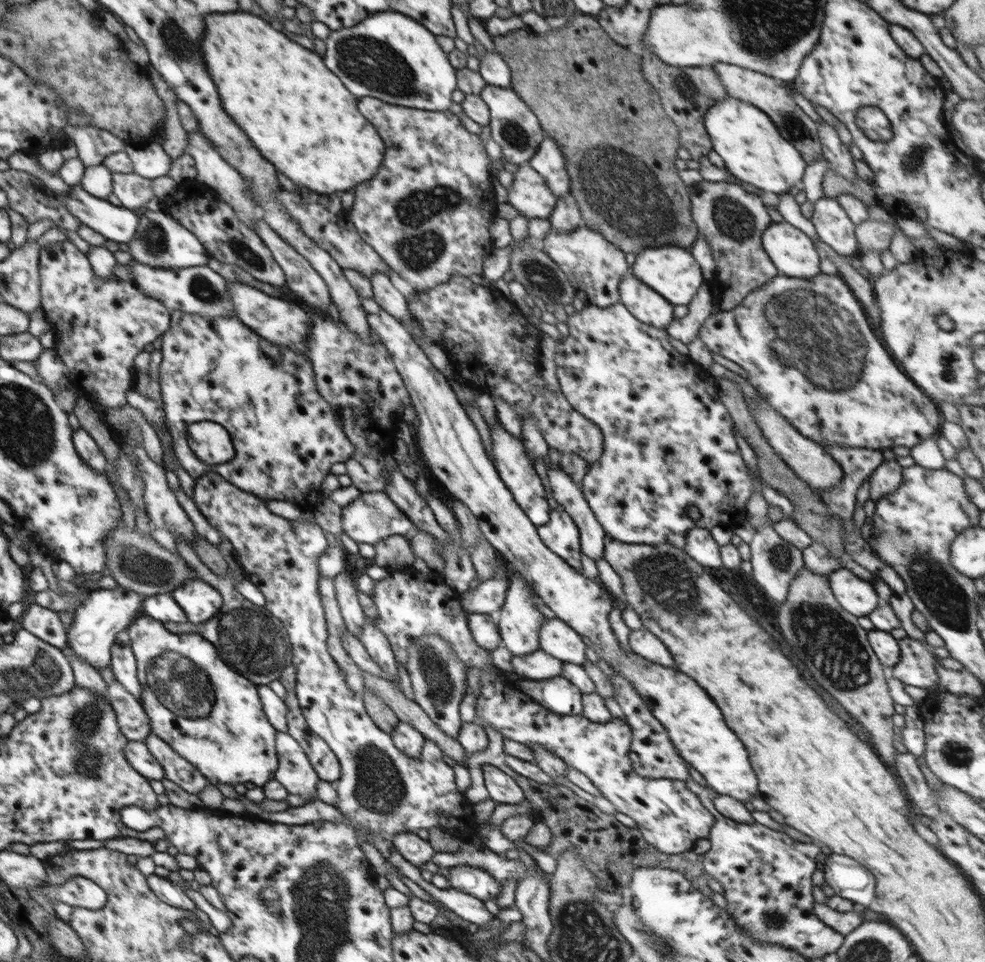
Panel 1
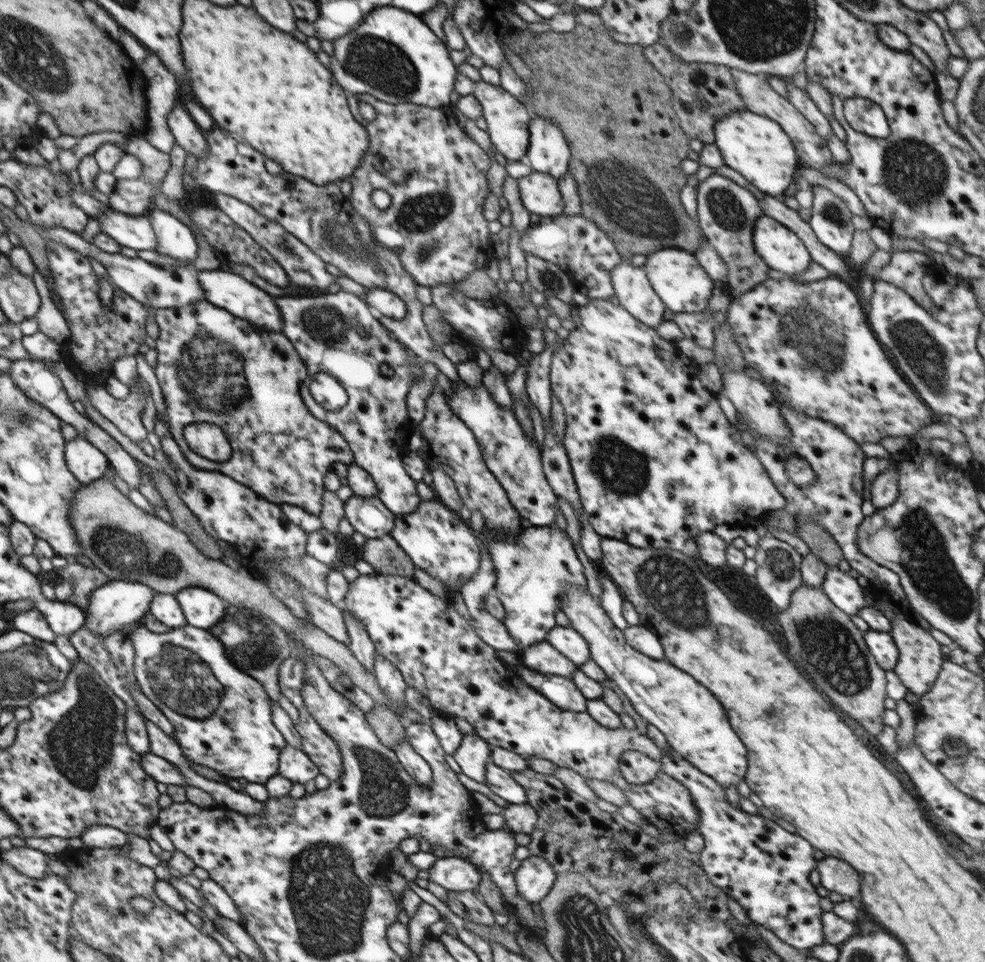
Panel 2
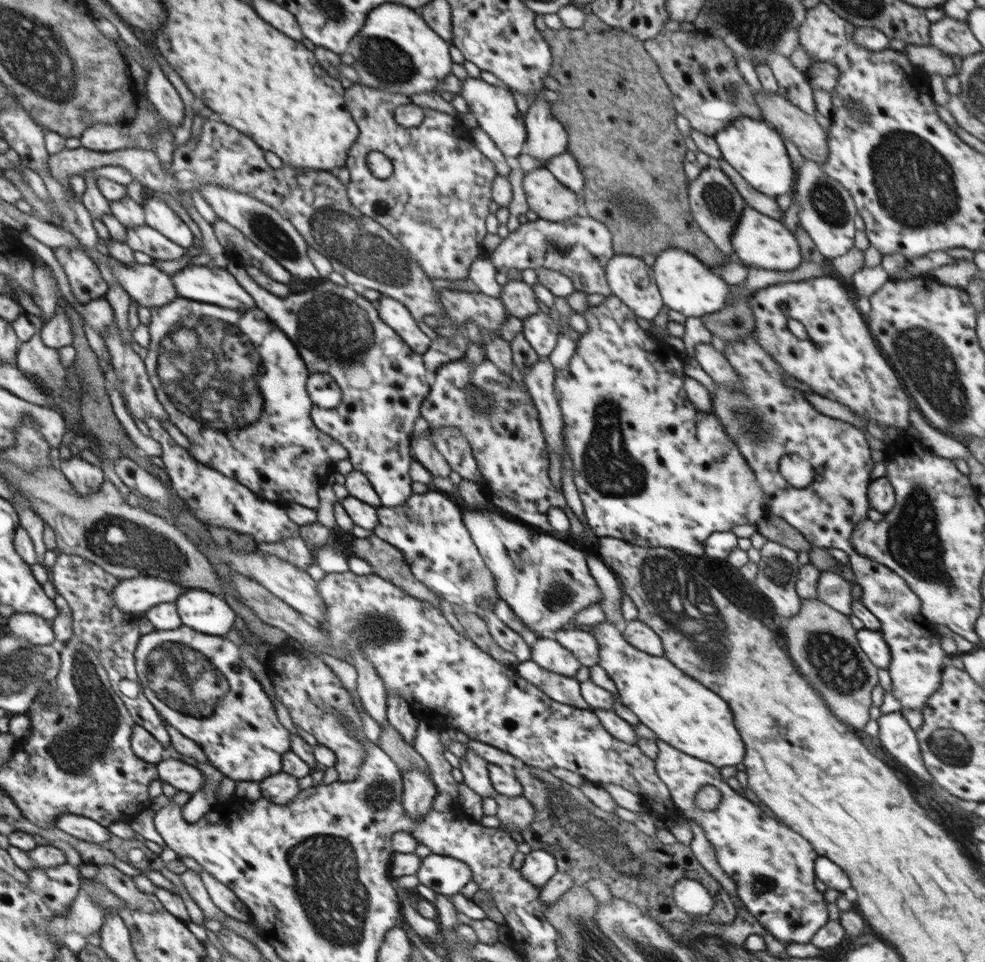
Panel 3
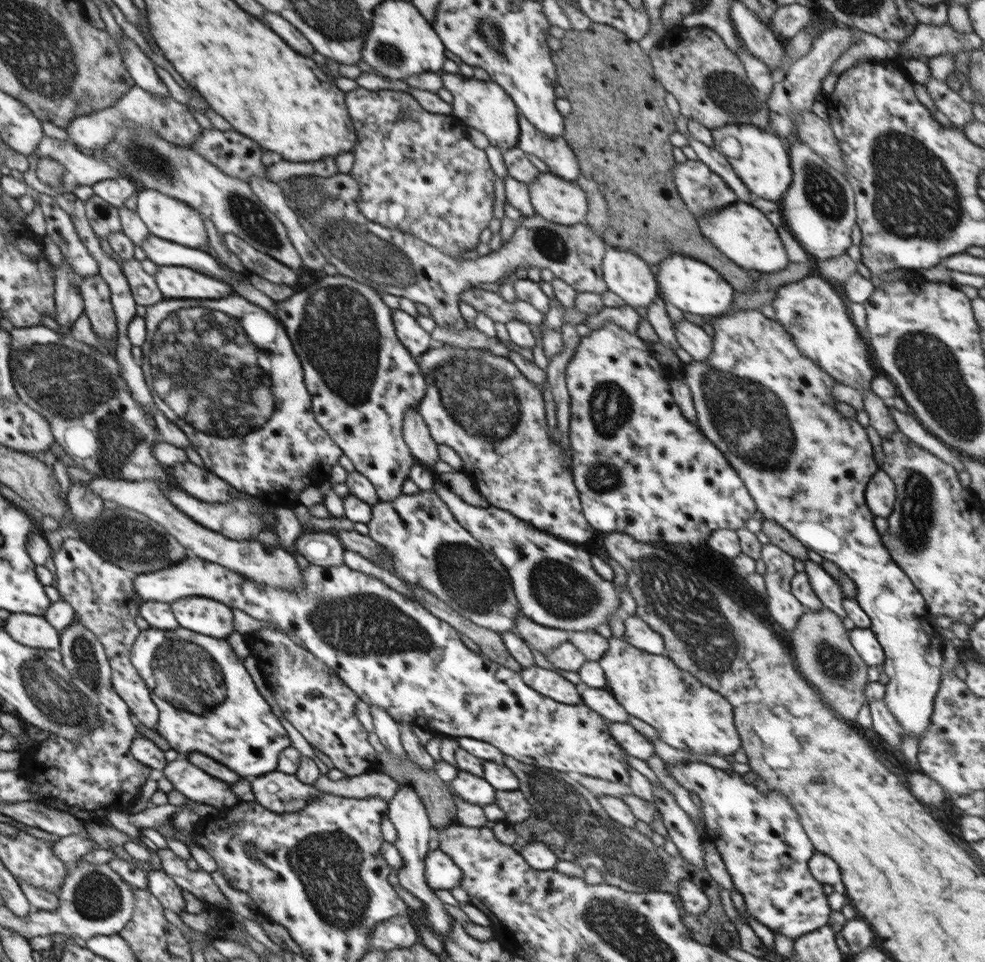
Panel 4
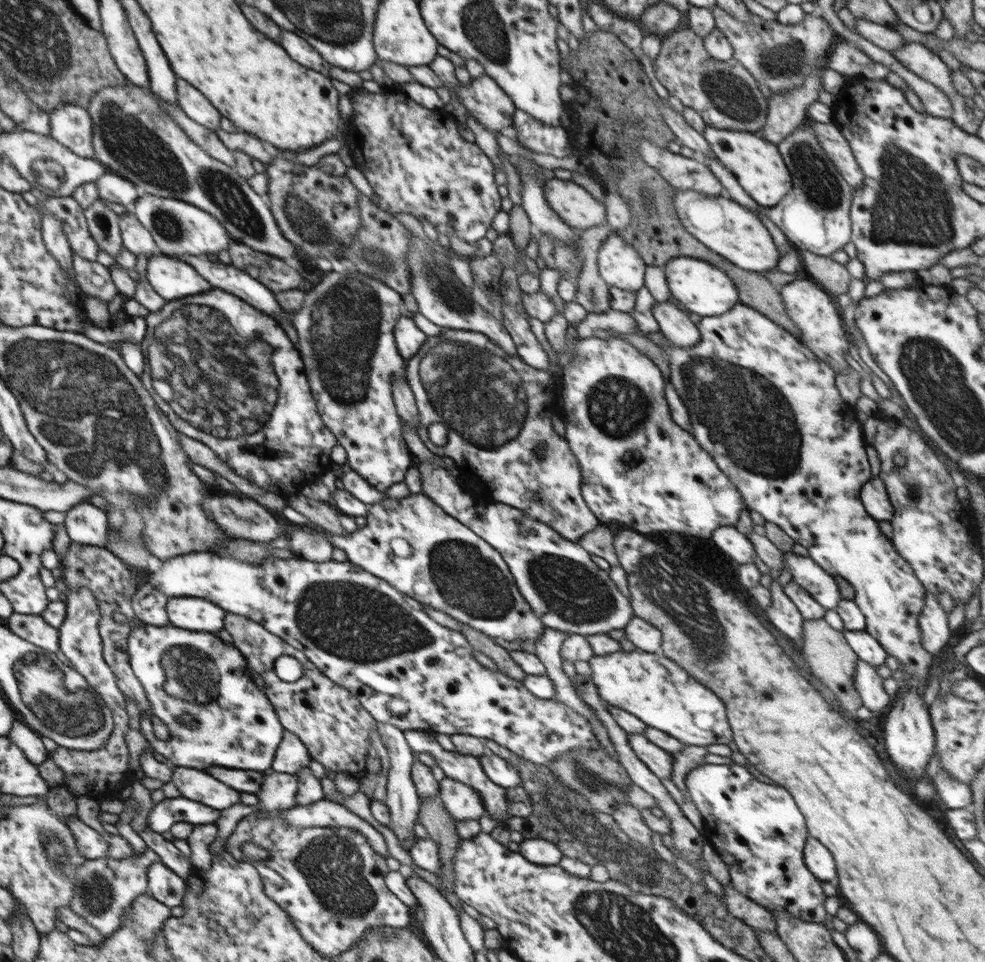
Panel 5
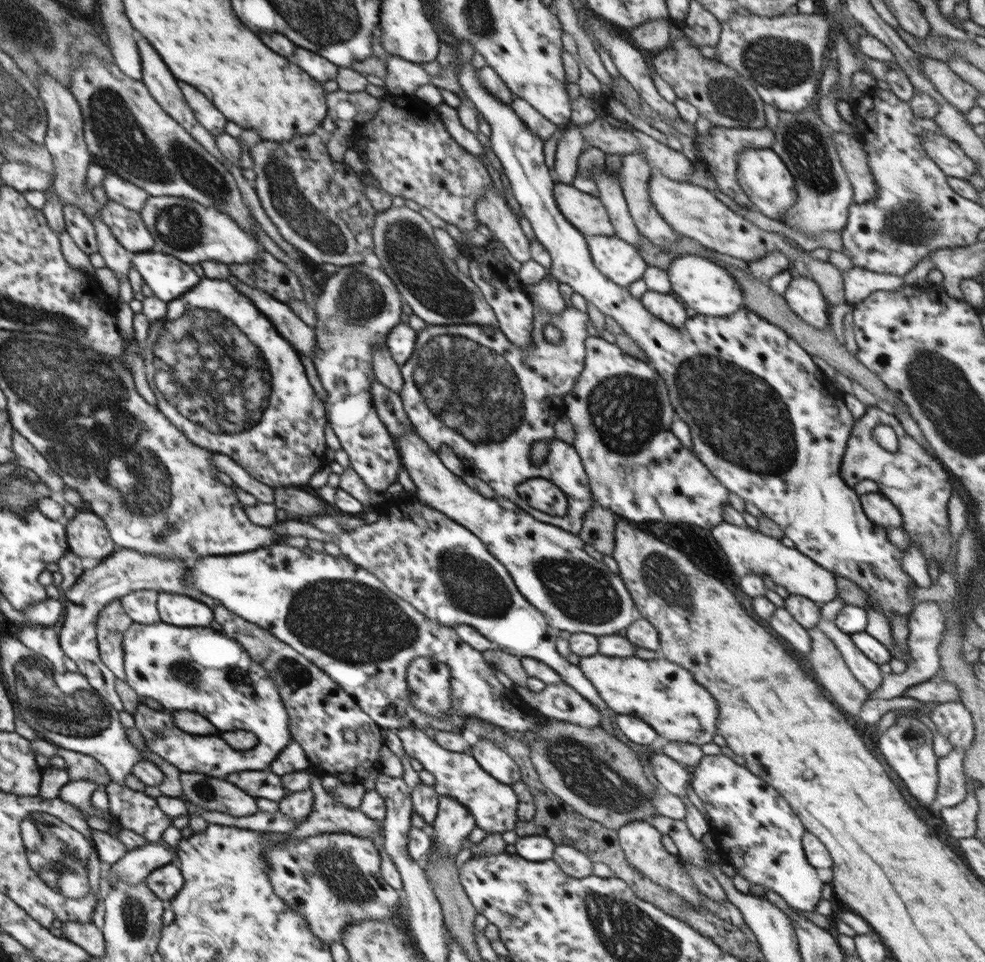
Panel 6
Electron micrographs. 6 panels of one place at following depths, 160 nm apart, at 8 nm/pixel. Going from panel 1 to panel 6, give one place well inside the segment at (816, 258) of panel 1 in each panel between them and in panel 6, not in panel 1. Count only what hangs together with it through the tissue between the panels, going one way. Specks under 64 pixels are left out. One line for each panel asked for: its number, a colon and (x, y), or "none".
2: (783, 251)
3: (761, 242)
4: (743, 233)
5: (731, 230)
6: (691, 210)

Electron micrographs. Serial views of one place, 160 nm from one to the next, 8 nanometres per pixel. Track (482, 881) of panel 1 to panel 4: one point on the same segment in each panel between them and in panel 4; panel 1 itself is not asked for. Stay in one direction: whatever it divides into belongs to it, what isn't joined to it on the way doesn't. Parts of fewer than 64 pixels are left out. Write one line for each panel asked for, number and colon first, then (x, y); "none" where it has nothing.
2: (457, 874)
3: (445, 875)
4: (442, 873)

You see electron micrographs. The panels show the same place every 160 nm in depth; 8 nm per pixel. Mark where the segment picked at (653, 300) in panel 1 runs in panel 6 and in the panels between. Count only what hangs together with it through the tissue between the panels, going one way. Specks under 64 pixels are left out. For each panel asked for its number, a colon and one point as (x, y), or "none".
2: (632, 288)
3: (630, 279)
4: (627, 275)
5: (620, 265)
6: (618, 260)

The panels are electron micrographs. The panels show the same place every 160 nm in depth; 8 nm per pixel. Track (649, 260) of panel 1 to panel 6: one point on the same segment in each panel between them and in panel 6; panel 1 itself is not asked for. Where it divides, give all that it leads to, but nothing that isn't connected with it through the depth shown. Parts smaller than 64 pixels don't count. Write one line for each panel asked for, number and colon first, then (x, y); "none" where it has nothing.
2: (682, 284)
3: (686, 284)
4: (693, 286)
5: (704, 289)
6: (709, 288)

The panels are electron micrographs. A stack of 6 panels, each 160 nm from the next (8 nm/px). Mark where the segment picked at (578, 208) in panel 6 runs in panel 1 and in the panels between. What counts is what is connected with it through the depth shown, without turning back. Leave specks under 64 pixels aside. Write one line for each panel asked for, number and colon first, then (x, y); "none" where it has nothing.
1: (530, 195)
2: (539, 192)
3: (550, 200)
4: (553, 198)
5: (574, 205)

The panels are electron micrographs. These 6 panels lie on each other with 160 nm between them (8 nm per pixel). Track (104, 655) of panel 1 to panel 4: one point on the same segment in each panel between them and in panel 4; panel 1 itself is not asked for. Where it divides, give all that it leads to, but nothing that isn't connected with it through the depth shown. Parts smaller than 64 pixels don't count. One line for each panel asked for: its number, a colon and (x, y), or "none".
2: (111, 607)
3: (136, 595)
4: (392, 652)

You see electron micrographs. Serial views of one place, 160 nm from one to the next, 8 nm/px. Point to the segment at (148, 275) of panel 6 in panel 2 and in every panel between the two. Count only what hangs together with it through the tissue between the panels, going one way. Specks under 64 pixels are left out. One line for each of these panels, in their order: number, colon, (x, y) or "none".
2: (233, 293)
3: (207, 283)
4: (173, 281)
5: (172, 278)

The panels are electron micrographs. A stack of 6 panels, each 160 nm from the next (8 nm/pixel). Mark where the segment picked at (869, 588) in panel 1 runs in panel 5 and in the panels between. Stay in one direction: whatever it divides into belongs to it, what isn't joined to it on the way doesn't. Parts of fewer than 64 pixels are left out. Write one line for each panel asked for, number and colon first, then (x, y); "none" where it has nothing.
2: (844, 591)
3: (833, 589)
4: (823, 585)
5: (818, 583)

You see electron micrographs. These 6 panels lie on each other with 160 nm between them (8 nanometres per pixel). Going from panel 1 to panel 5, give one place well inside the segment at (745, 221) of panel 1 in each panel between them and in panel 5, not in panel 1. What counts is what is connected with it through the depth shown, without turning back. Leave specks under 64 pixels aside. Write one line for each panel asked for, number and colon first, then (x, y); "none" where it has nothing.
2: (727, 213)
3: (716, 205)
4: (703, 191)
5: (682, 173)

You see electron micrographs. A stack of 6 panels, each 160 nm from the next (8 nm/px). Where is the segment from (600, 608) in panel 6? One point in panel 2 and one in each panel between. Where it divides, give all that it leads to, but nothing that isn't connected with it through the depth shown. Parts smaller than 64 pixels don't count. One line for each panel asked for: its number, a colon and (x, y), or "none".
2: (534, 571)
3: (546, 582)
4: (554, 582)
5: (566, 590)

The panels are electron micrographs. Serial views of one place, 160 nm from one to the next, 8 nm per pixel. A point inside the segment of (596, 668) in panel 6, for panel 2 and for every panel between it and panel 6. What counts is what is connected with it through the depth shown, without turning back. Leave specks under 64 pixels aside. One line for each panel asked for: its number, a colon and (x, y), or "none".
2: (695, 725)
3: (683, 713)
4: (689, 716)
5: (648, 685)

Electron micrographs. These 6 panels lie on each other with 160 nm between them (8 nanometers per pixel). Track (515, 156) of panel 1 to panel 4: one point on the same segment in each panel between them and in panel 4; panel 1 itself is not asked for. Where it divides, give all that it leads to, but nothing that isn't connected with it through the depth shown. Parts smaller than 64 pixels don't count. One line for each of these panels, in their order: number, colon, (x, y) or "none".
2: (508, 121)
3: (494, 107)
4: (484, 105)

